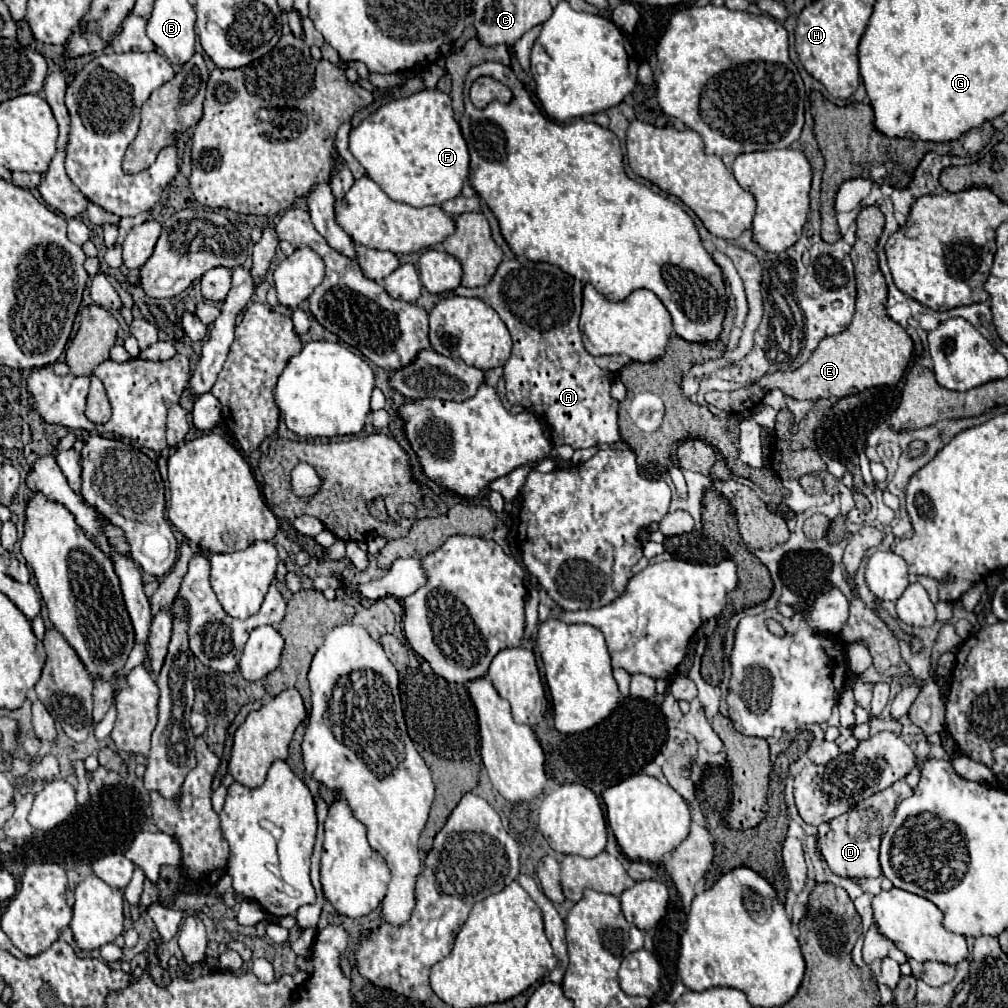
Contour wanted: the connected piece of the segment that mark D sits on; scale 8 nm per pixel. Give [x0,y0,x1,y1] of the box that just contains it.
[820,780,912,878]

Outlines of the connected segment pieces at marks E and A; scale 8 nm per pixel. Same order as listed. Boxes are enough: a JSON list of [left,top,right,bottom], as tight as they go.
[[706,206,912,412],[456,258,624,448]]

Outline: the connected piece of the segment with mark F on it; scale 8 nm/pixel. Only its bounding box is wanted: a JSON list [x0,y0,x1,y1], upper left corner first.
[348,88,468,208]

